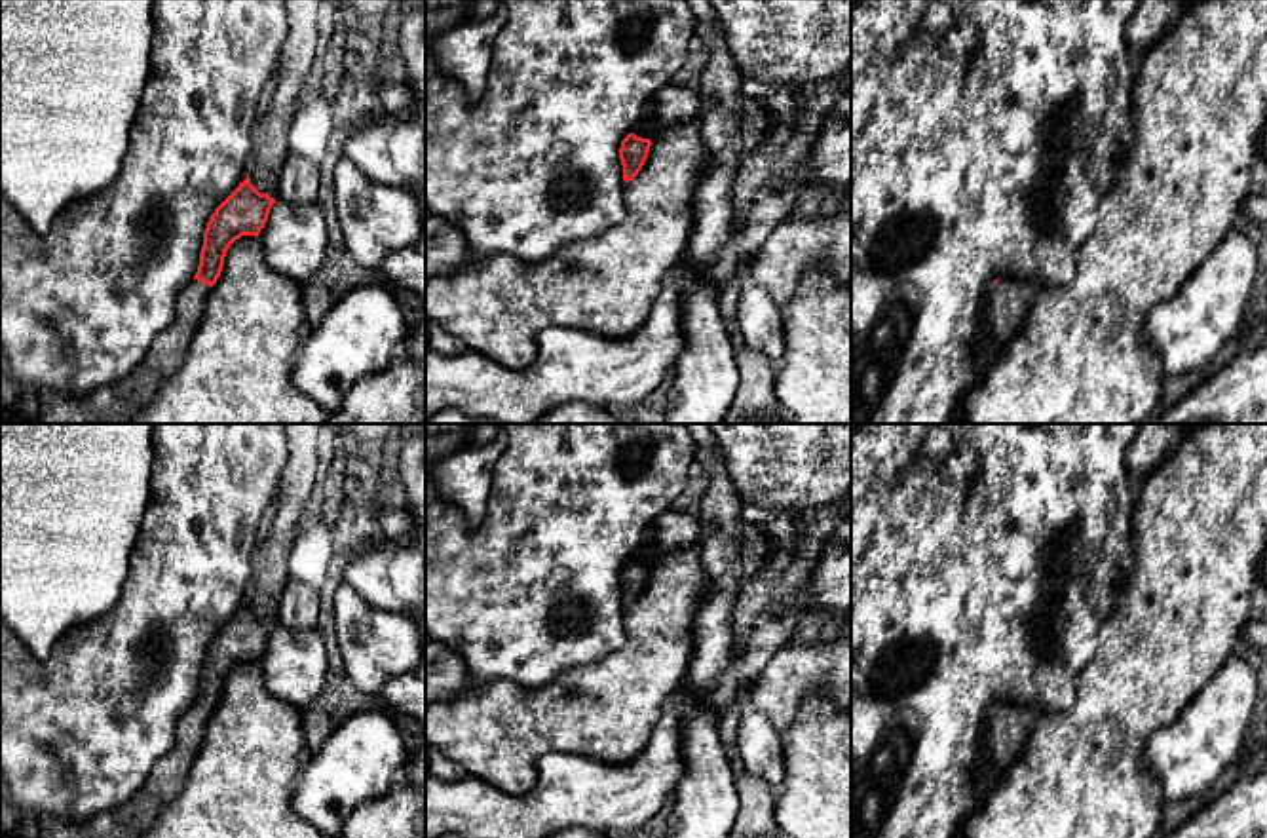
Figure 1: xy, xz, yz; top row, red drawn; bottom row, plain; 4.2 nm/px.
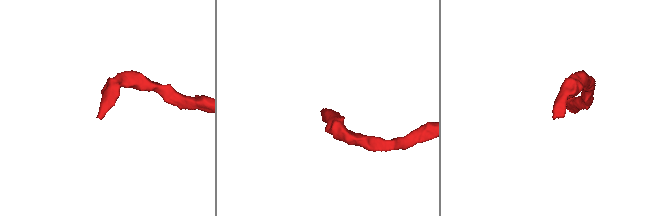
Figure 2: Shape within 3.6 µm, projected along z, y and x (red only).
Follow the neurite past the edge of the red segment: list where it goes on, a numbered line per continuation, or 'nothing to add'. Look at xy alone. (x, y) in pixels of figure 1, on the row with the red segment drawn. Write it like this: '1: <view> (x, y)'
1: xy (118, 403)

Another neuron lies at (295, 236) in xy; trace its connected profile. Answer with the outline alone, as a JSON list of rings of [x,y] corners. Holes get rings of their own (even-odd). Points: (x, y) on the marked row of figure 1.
[[[277,200],[256,238],[268,266],[296,283],[306,283],[327,257],[329,230],[317,203]]]

